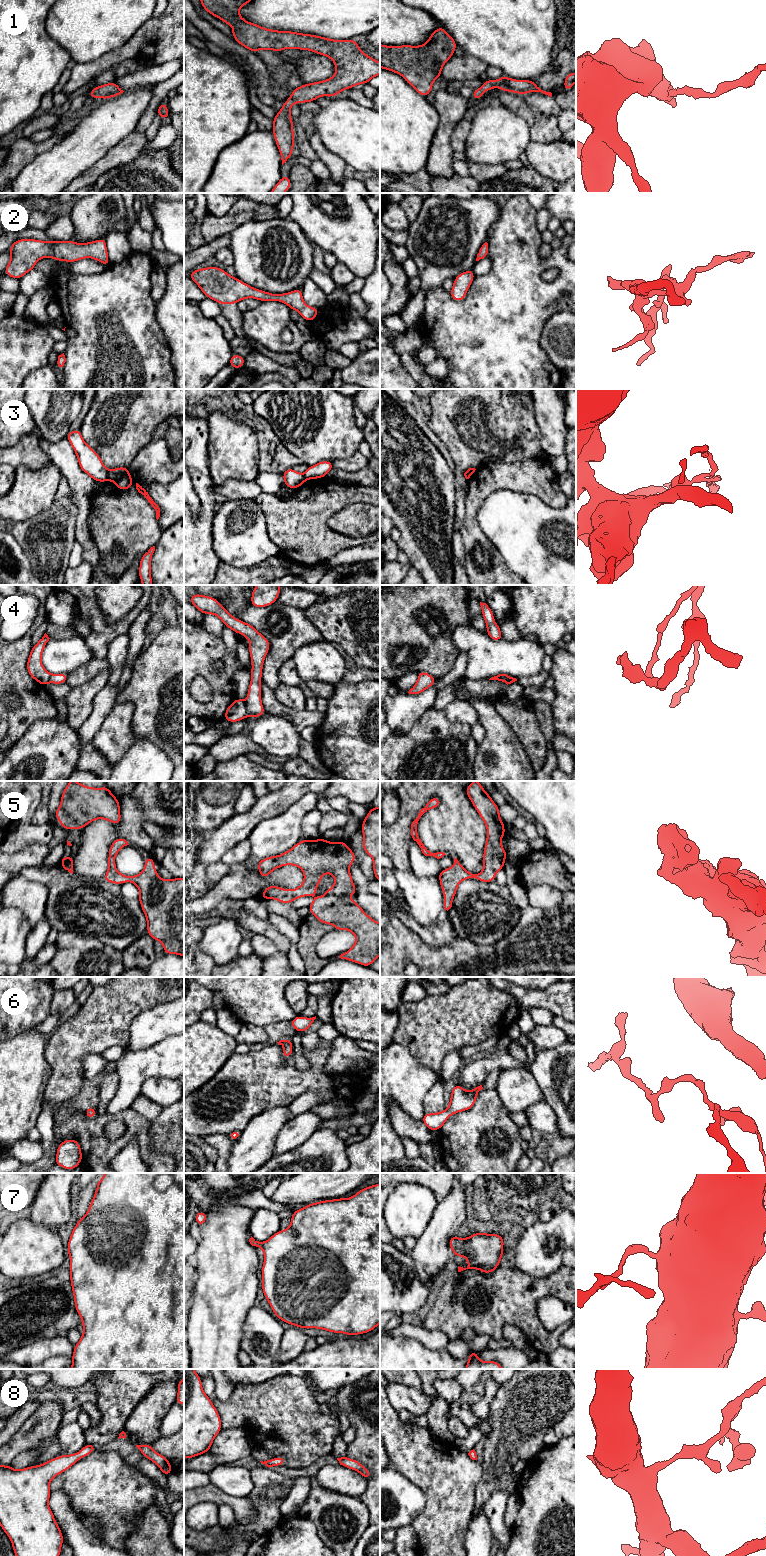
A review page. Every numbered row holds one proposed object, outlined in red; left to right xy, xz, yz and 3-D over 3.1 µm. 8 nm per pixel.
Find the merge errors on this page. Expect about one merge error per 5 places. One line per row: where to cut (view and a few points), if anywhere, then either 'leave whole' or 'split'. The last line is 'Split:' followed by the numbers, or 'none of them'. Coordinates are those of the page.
1: cut none; leave whole
2: cut none; leave whole
3: cut xy (109, 470), (107, 478); split
4: cut xz (244, 701), (247, 715); split
5: cut none; leave whole
6: cut none; leave whole
7: cut none; leave whole
8: cut none; leave whole
Split: 3, 4

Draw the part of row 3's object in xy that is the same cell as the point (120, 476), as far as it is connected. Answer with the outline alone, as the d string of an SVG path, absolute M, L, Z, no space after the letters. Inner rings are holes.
M118 467L109 470L108 479L115 483L121 490L128 490L132 485L132 476L129 474L128 467Z

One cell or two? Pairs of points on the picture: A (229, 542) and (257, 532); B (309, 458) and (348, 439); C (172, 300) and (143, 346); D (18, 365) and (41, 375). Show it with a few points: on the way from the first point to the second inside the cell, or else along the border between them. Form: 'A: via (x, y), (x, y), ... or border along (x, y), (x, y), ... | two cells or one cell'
A: via (236, 541), (246, 532), (250, 532) | one cell
B: via (319, 448), (328, 439), (338, 439) | one cell
C: border along (155, 301), (156, 320), (168, 343) | two cells
D: border along (47, 363), (31, 371), (24, 378) | two cells

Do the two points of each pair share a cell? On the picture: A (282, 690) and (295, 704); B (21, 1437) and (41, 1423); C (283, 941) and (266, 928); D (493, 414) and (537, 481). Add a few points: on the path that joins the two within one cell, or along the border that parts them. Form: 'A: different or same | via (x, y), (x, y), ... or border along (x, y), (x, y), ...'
A: same | via (285, 693), (292, 701)
B: same | via (26, 1437), (36, 1428)
C: same | via (279, 940), (270, 932)
D: different | border along (534, 456), (513, 462), (500, 462)

